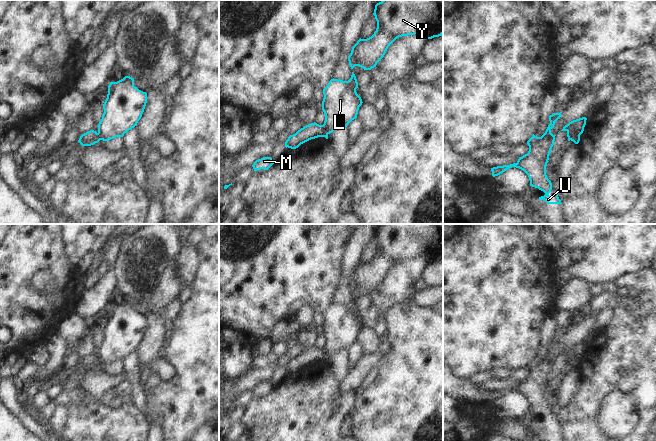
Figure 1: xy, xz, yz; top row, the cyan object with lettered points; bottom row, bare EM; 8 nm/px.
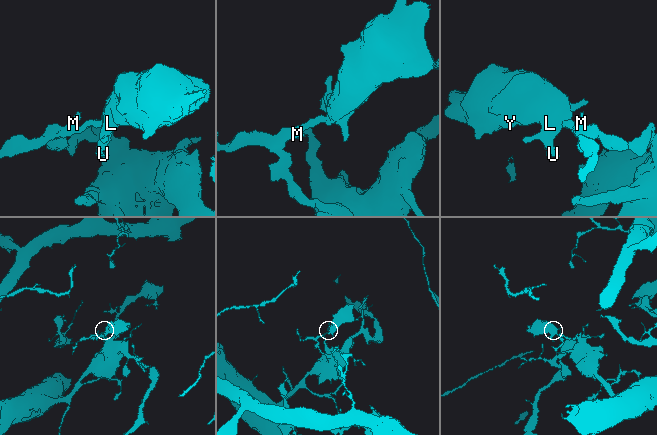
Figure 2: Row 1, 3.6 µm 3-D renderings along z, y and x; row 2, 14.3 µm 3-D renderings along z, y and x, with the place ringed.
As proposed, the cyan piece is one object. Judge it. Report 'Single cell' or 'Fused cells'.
Fused cells.

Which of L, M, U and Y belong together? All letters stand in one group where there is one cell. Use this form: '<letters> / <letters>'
L U Y / M

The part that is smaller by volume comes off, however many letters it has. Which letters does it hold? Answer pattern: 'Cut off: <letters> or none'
Cut off: L, U, Y.

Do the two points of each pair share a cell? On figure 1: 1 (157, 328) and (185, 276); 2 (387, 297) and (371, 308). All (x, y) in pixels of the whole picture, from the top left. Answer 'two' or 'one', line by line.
1: two
2: one

